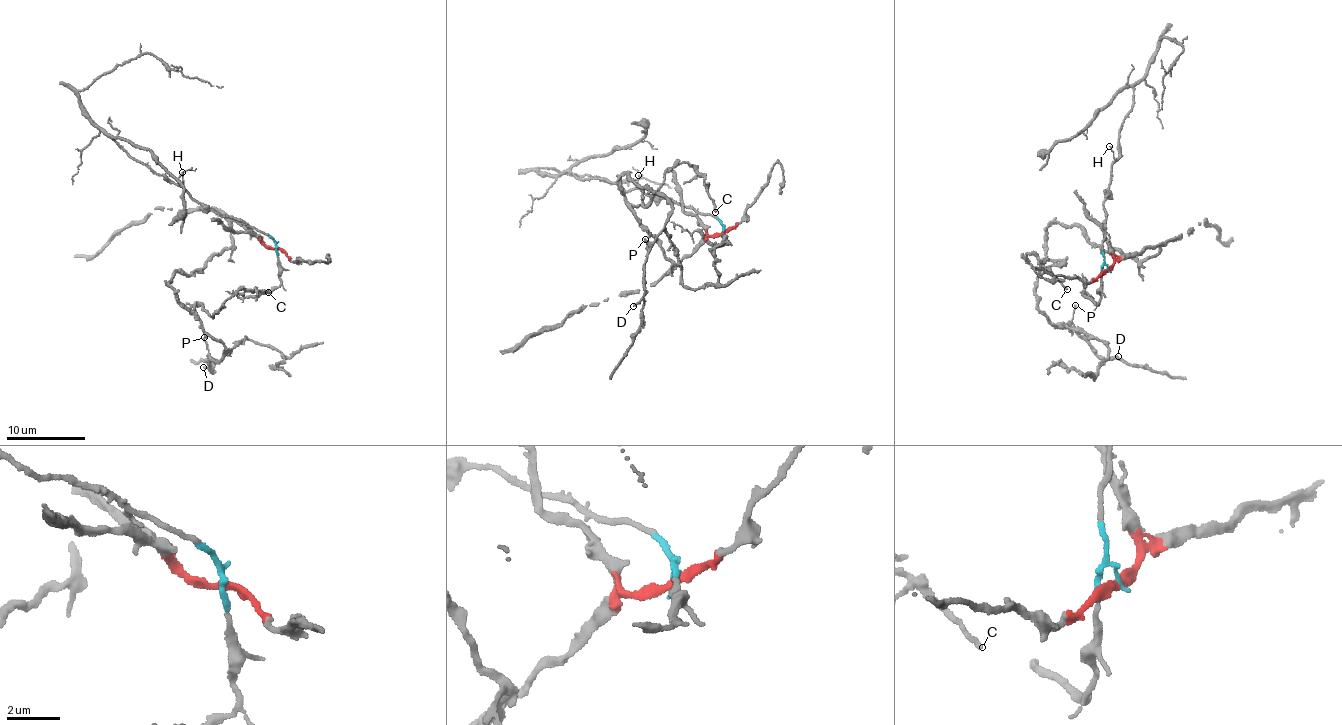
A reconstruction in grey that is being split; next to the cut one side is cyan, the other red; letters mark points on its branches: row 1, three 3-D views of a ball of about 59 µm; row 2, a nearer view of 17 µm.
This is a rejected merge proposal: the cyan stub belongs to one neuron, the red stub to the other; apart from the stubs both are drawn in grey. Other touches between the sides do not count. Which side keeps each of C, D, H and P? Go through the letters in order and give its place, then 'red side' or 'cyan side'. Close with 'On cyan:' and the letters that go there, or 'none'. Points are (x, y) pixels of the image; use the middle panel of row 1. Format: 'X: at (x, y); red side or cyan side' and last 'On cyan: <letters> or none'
C: at (715, 212); red side
D: at (633, 306); red side
H: at (638, 175); cyan side
P: at (645, 239); red side
On cyan: H

